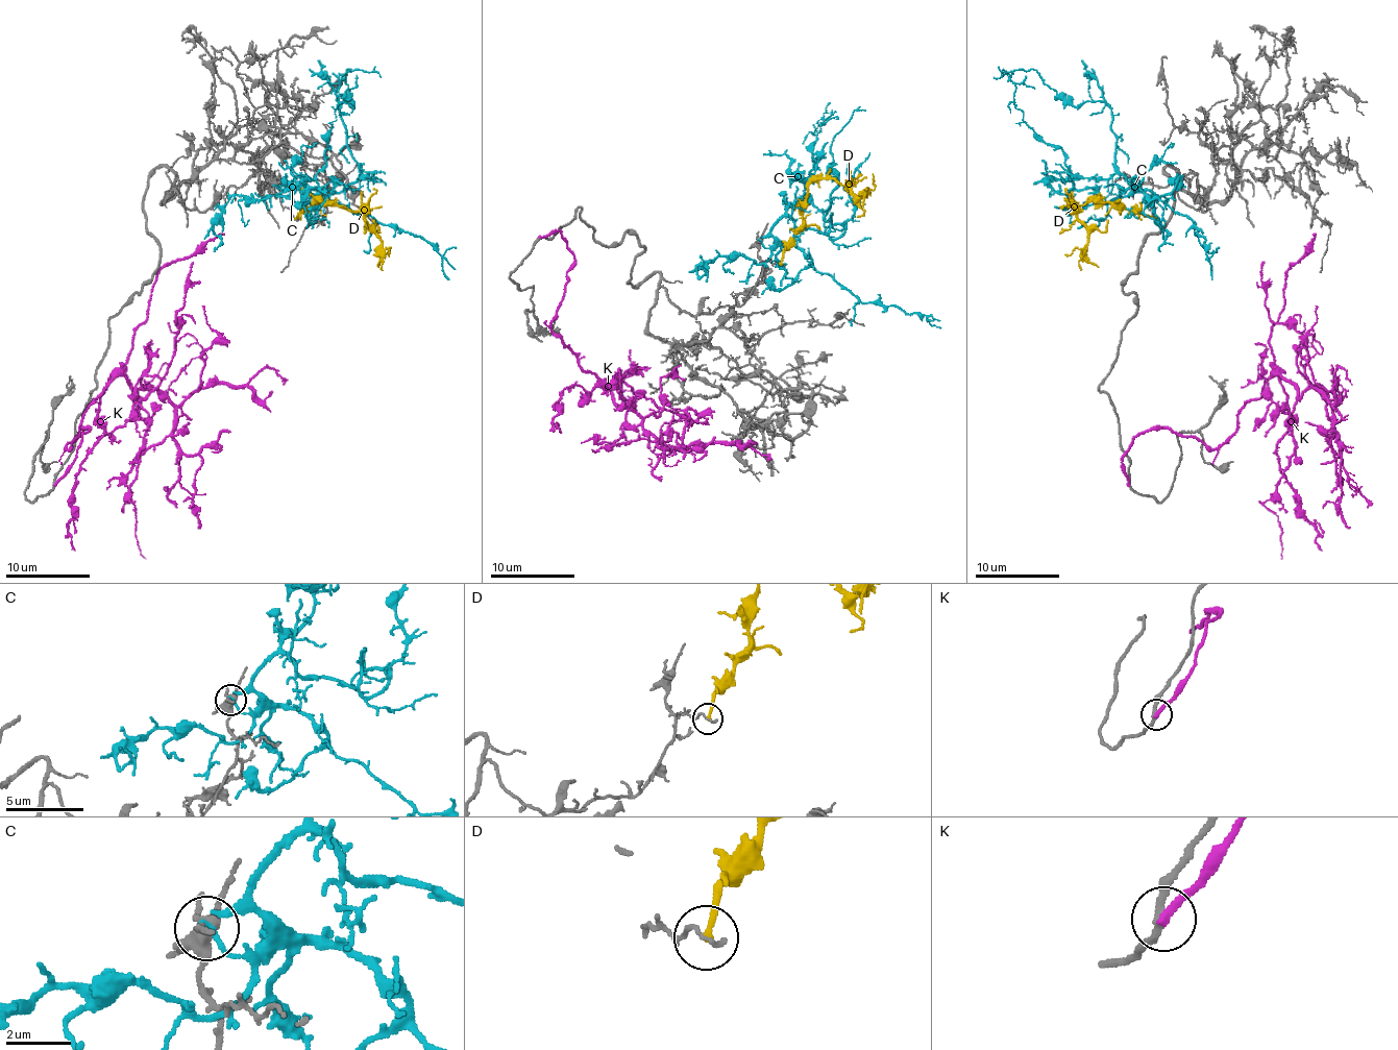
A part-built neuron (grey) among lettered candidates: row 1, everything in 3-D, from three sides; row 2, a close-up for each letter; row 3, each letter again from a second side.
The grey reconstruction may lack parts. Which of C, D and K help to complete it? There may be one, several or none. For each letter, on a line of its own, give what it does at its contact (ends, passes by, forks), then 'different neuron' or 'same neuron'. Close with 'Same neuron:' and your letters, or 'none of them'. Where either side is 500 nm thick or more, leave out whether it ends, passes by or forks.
C: it ends there; different neuron
D: it ends there; different neuron
K: it ends there; different neuron
Same neuron: none of them

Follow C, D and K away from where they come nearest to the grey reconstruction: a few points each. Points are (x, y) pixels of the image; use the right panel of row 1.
C: (1132, 186), (1138, 190), (1107, 202), (1130, 186), (1116, 165), (1103, 101), (1070, 105), (1030, 68), (1002, 76)
D: (1155, 217), (1116, 202), (1072, 204), (1086, 234), (1080, 269)
K: (1128, 484), (1122, 456), (1147, 429), (1219, 447), (1273, 376), (1335, 406), (1342, 397), (1300, 353), (1317, 306)

